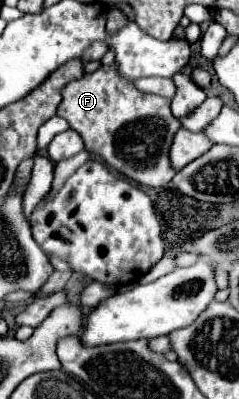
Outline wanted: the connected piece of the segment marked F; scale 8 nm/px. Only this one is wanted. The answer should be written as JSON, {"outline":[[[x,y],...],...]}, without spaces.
{"outline":[[[113,65],[99,67],[67,83],[61,95],[63,101],[57,115],[69,121],[71,129],[83,137],[85,147],[99,155],[107,167],[147,187],[165,187],[173,179],[175,169],[171,167],[169,149],[181,121],[173,117],[169,109],[171,101],[153,93],[141,93],[135,85],[129,87],[129,83],[121,83],[121,79],[117,79],[117,67]]]}

